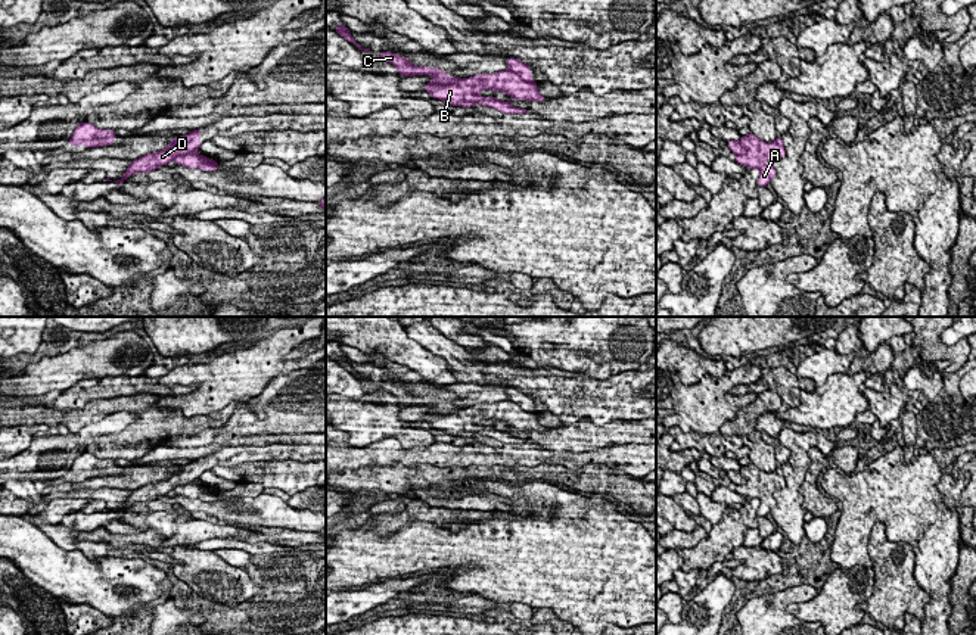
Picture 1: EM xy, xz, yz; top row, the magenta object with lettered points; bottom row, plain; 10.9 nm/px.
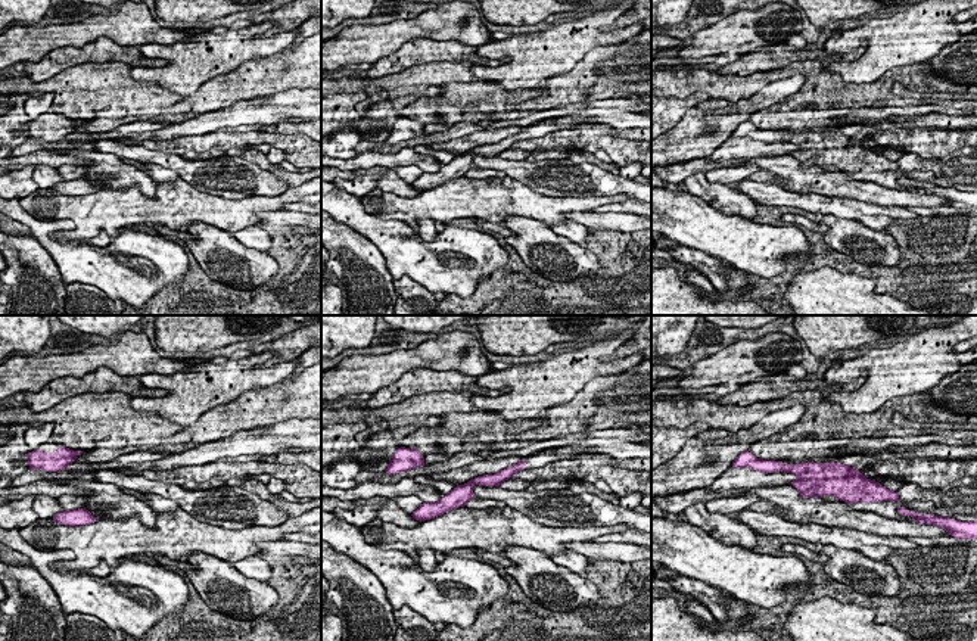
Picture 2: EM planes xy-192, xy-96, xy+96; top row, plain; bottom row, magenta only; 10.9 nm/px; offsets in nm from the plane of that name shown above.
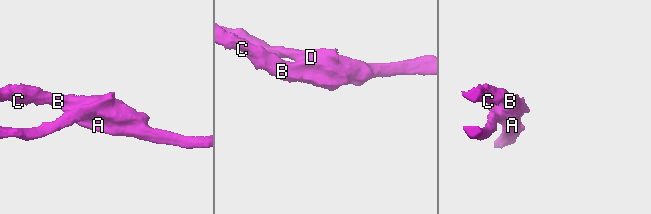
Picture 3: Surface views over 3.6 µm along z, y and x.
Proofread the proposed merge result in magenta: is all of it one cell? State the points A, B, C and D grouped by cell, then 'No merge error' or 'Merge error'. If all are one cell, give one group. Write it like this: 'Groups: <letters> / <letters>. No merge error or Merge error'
Groups: A B C / D. Merge error

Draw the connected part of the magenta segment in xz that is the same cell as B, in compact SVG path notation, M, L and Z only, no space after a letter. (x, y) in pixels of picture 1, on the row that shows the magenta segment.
M380 52L380 59L397 66L397 71L405 77L432 75L432 81L423 84L423 88L433 97L444 100L447 105L470 108L475 103L489 106L501 113L528 113L526 109L515 108L510 102L497 100L495 97L482 97L481 90L504 91L517 100L535 100L543 103L544 96L540 94L537 81L523 81L512 71L500 71L494 74L478 74L469 78L453 78L439 68L414 66L405 56L391 52Z

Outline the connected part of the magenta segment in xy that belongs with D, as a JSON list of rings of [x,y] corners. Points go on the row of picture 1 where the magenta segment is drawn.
[[[203,128],[193,130],[189,134],[183,136],[184,140],[180,144],[171,146],[168,150],[159,150],[153,153],[147,153],[139,159],[131,161],[128,169],[124,172],[121,180],[114,183],[124,184],[124,181],[137,172],[150,172],[158,169],[162,165],[167,165],[175,156],[186,155],[195,152],[201,147],[199,134],[203,133]]]

